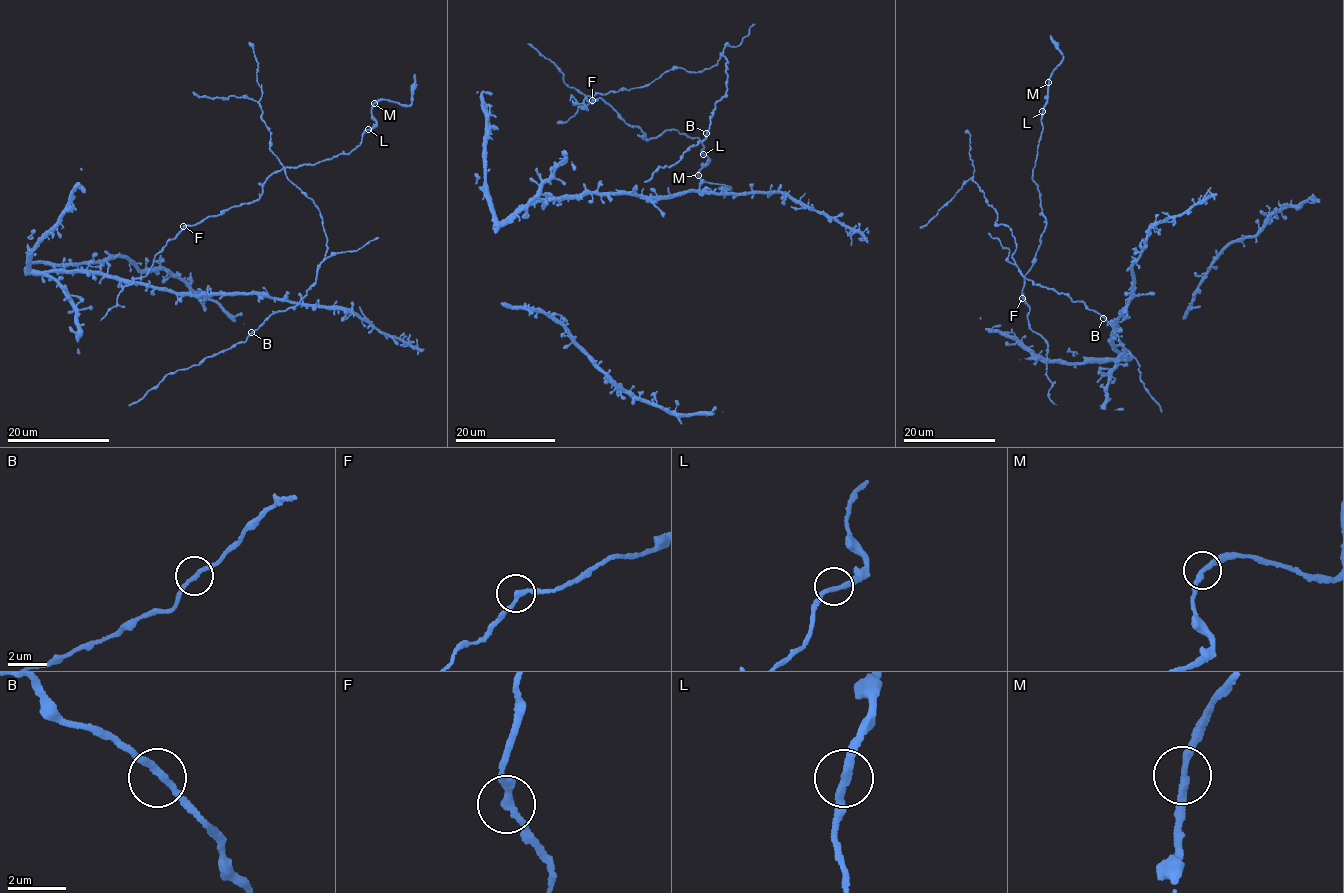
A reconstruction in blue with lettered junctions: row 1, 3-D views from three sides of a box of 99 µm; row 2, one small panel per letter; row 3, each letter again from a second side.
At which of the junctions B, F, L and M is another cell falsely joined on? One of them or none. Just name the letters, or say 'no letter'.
no letter

